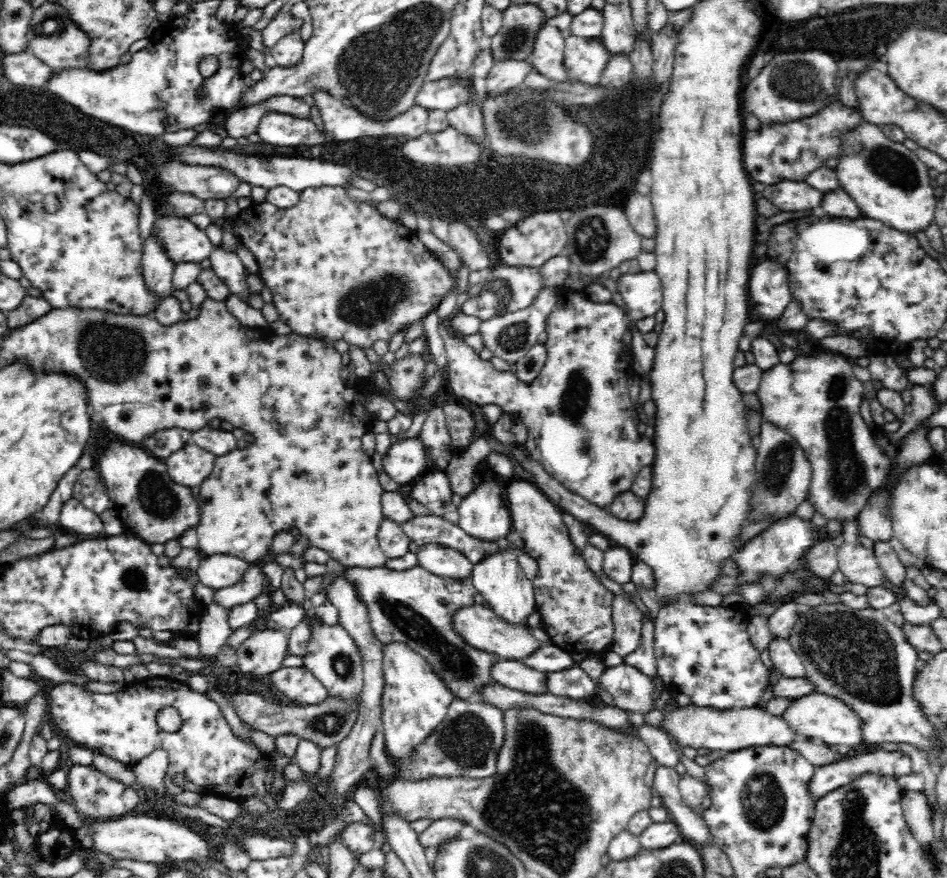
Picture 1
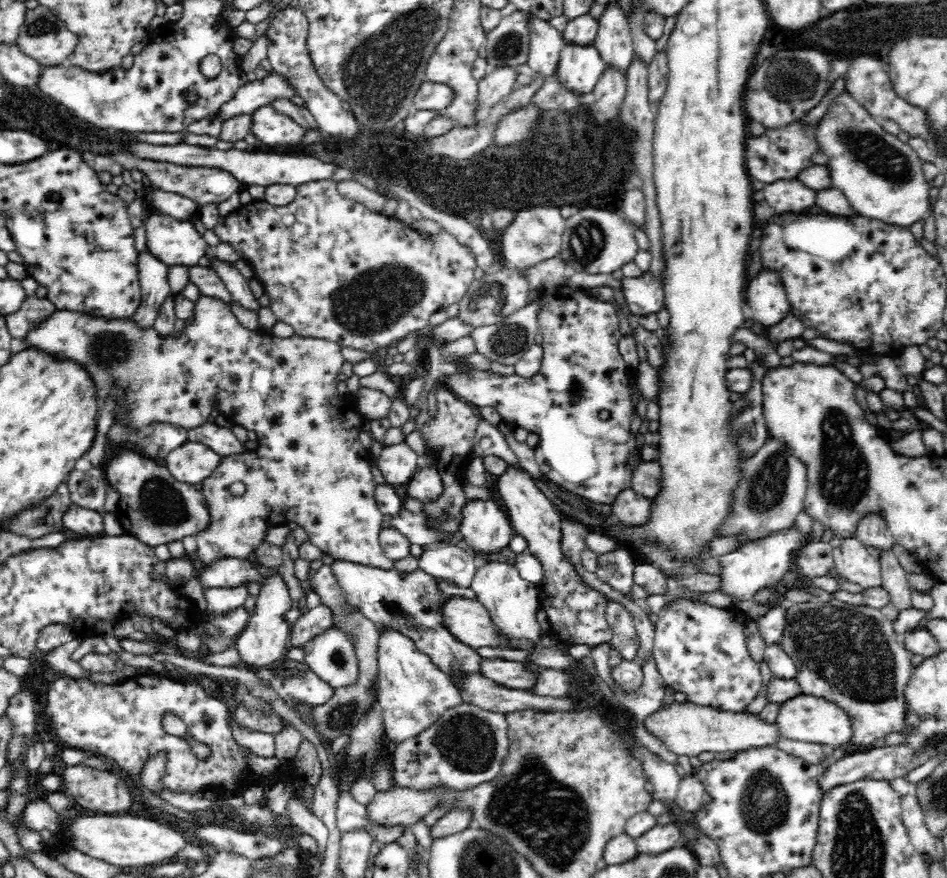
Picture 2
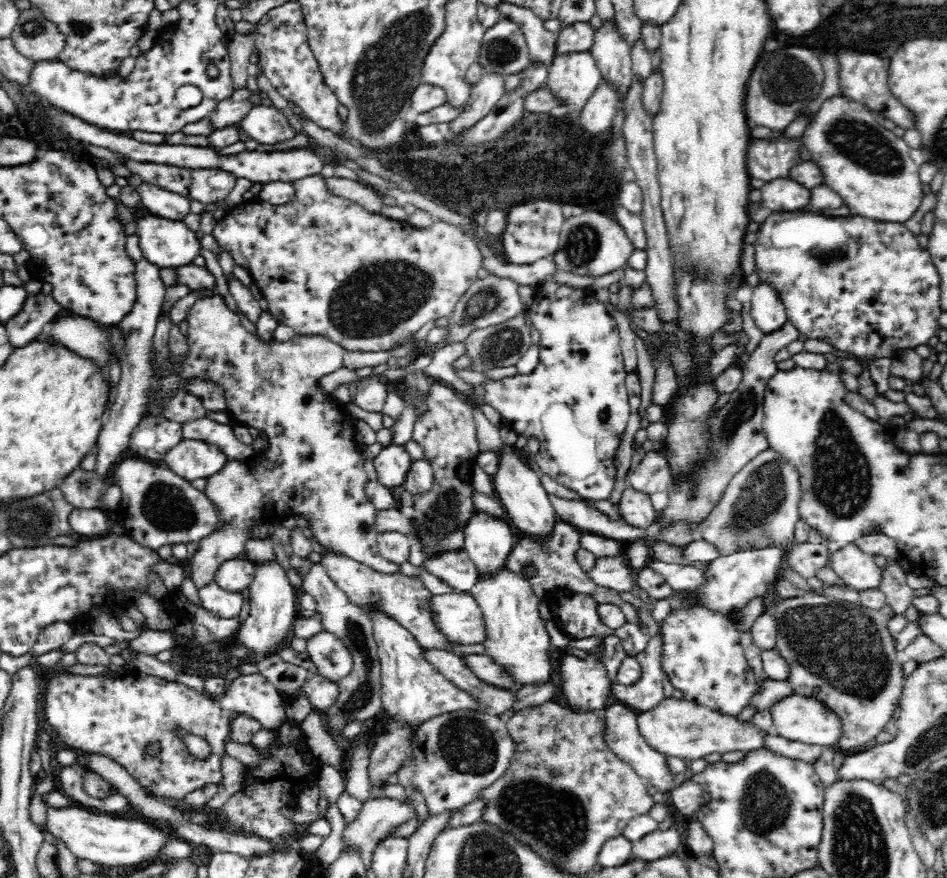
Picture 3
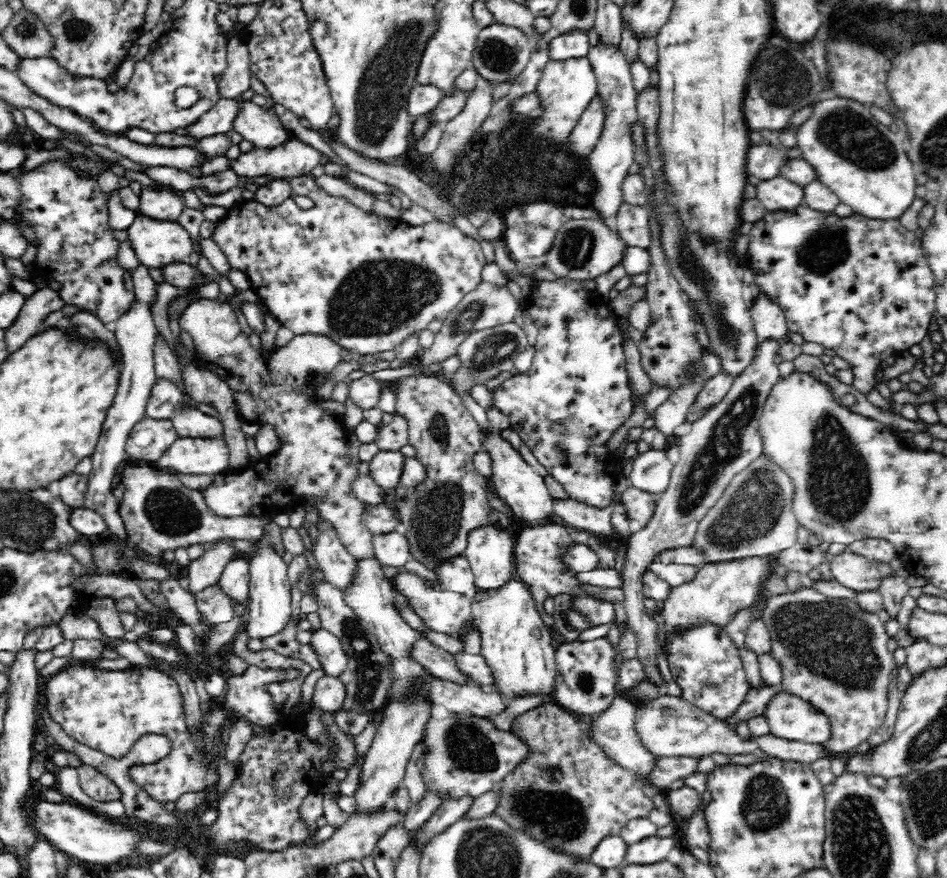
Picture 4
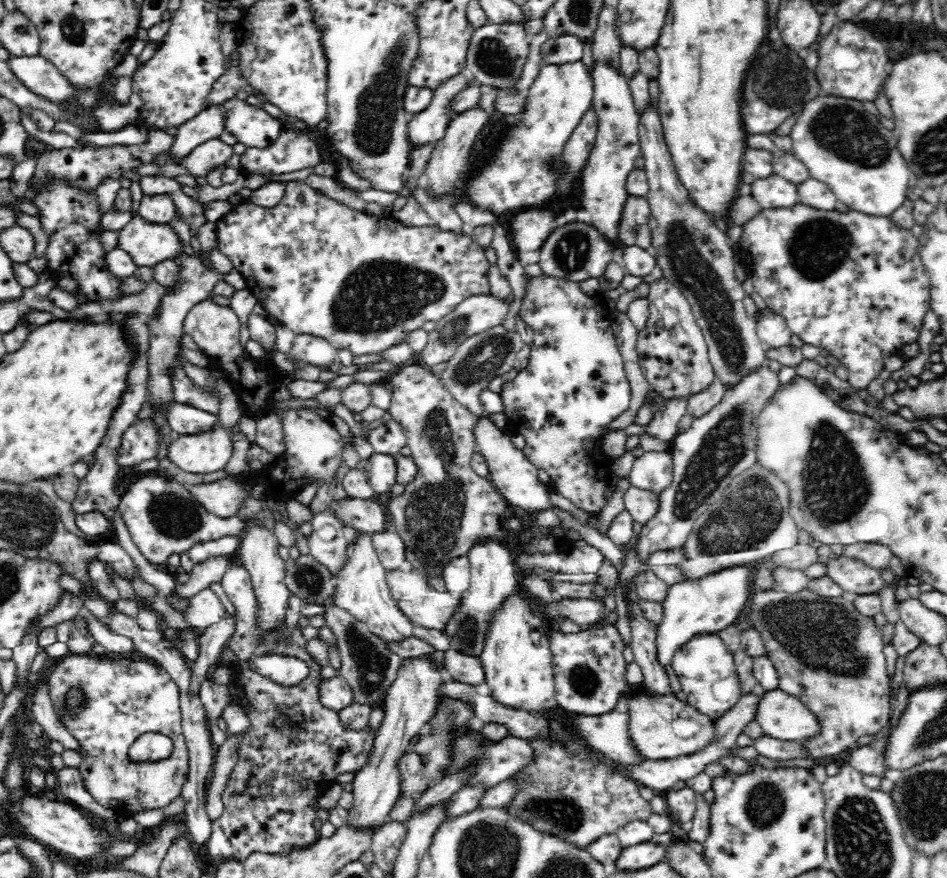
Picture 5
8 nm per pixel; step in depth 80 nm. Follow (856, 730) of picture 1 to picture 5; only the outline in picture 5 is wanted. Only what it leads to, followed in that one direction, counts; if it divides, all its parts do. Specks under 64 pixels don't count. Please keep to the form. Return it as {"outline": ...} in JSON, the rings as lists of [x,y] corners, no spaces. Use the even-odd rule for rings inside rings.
{"outline":[[[778,688],[758,695],[753,721],[764,735],[784,741],[800,741],[817,733],[817,720],[799,698]]]}

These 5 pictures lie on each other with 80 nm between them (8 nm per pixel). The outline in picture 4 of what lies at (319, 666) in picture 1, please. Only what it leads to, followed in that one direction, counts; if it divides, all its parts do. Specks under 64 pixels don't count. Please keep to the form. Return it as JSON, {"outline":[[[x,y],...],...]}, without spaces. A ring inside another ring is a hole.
{"outline":[[[324,628],[313,630],[312,638],[307,648],[315,652],[321,669],[325,675],[340,676],[346,668],[347,660],[338,636]]]}

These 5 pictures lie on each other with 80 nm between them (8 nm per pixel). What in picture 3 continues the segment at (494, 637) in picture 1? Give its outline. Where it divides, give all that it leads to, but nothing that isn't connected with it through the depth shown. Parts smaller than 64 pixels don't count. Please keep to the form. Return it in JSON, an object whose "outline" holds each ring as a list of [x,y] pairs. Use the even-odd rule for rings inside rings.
{"outline":[[[432,593],[425,602],[432,624],[454,644],[482,644],[486,640],[481,608],[471,593]]]}

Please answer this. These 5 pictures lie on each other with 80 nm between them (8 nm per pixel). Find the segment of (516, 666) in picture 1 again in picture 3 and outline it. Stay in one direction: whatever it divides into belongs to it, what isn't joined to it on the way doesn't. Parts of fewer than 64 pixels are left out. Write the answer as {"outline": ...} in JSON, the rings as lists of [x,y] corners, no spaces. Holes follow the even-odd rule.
{"outline":[[[462,654],[461,659],[464,666],[470,670],[476,678],[479,678],[482,682],[490,686],[506,688],[508,690],[520,688],[520,686],[511,682],[509,676],[503,674],[503,670],[501,670],[497,664],[493,664],[489,656],[484,654]]]}

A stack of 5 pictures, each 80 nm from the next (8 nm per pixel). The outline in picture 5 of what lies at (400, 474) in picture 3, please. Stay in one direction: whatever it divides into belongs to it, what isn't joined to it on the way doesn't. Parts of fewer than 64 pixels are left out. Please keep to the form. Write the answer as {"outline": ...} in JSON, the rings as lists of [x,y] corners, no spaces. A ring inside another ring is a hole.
{"outline":[[[374,453],[367,459],[366,481],[372,491],[379,494],[389,493],[397,482],[395,479],[395,459],[389,454]]]}

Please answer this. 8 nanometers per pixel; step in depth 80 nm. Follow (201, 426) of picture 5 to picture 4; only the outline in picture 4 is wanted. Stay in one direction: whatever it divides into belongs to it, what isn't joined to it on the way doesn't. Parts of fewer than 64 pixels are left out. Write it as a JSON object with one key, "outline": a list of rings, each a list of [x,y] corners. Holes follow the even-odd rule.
{"outline":[[[194,407],[175,409],[169,419],[178,437],[223,437],[222,423]]]}

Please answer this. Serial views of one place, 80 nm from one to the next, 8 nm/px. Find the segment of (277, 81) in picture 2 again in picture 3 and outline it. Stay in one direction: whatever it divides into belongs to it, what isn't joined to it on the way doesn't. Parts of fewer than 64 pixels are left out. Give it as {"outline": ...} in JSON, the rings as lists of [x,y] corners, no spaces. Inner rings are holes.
{"outline":[[[245,90],[234,91],[230,98],[221,100],[216,108],[208,114],[208,122],[212,130],[224,130],[240,122],[240,119],[247,113],[247,110],[256,104],[260,104],[263,93]]]}

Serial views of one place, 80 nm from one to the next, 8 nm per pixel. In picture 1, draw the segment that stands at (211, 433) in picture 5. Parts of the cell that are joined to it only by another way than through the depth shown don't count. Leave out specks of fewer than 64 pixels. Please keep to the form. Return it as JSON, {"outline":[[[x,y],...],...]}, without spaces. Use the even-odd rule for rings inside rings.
{"outline":[[[193,442],[185,444],[166,458],[169,475],[174,482],[184,486],[198,486],[215,468],[217,454]]]}

